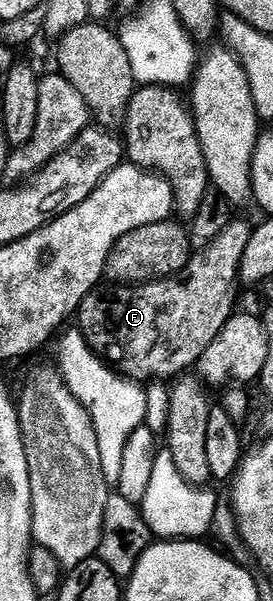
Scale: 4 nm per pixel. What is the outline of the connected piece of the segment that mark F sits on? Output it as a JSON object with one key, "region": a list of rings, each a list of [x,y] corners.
{"region":[[[239,217],[232,218],[229,225],[208,247],[200,247],[192,254],[185,269],[177,277],[156,279],[153,283],[134,285],[103,285],[91,291],[77,312],[78,330],[82,331],[86,346],[98,353],[118,374],[136,381],[152,379],[171,381],[196,366],[199,358],[230,321],[235,306],[235,282],[241,279],[241,264],[249,237],[253,230]]]}

